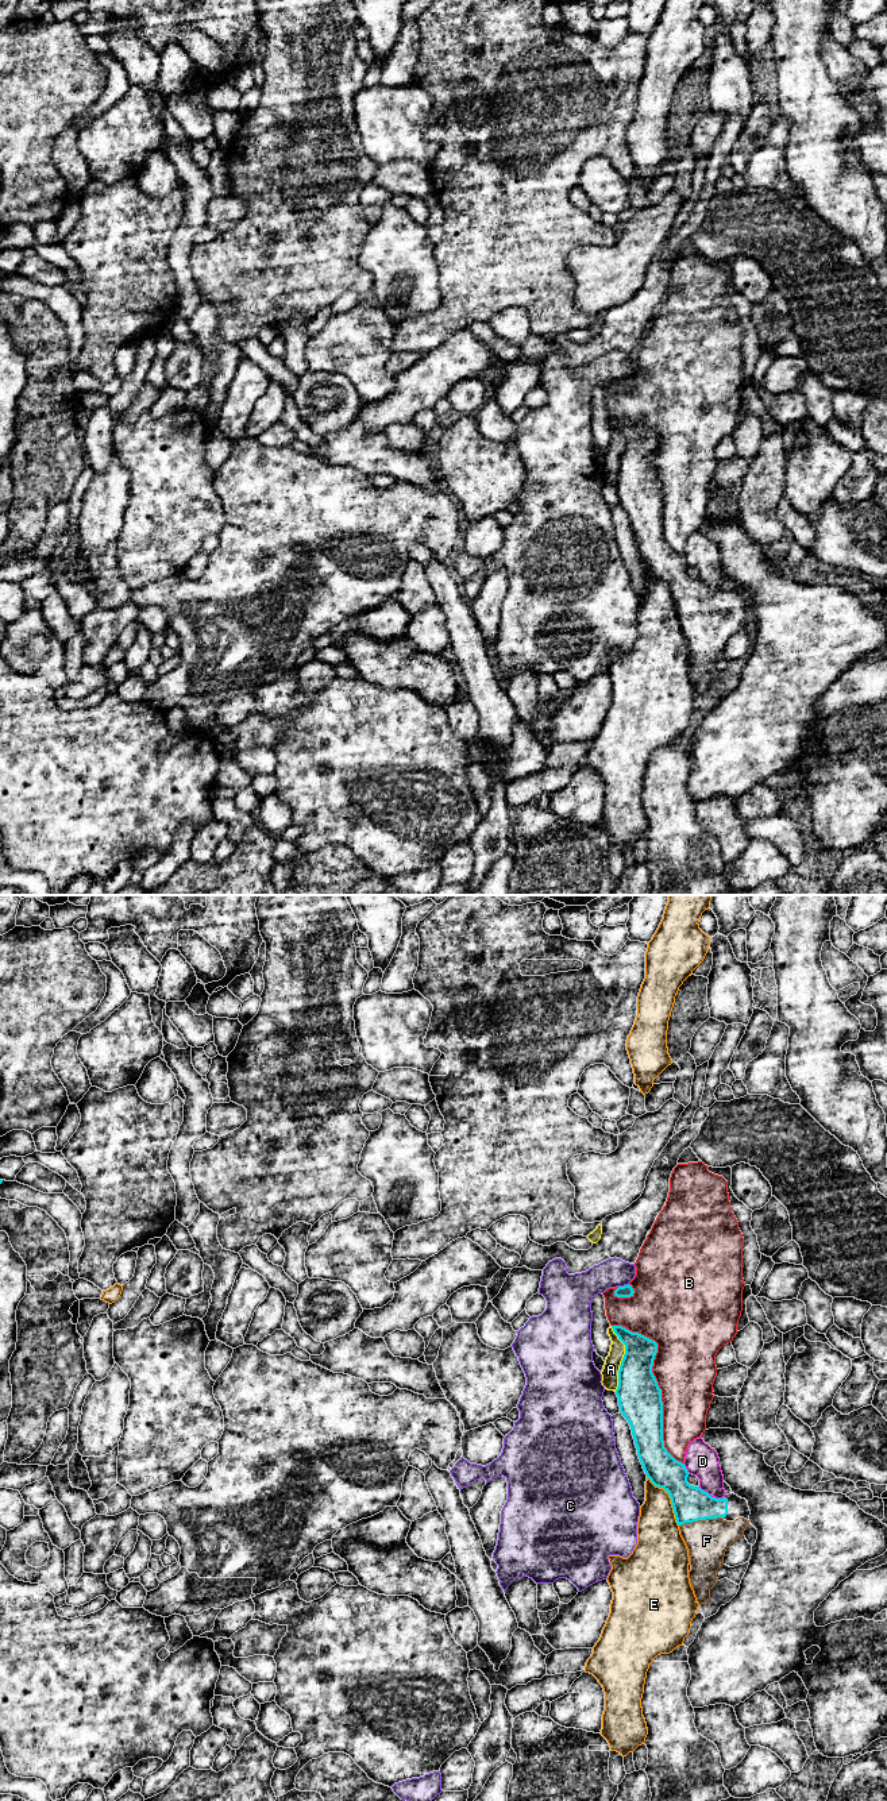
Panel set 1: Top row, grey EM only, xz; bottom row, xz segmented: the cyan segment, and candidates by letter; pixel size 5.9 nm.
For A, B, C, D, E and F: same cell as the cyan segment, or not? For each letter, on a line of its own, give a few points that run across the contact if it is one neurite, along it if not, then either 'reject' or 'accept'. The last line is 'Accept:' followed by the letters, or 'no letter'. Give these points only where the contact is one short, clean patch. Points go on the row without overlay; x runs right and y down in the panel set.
A: reject
B: reject
C: reject
D: reject
E: reject
F: line xz (690, 596), (700, 612), (706, 633); accept
Accept: F

